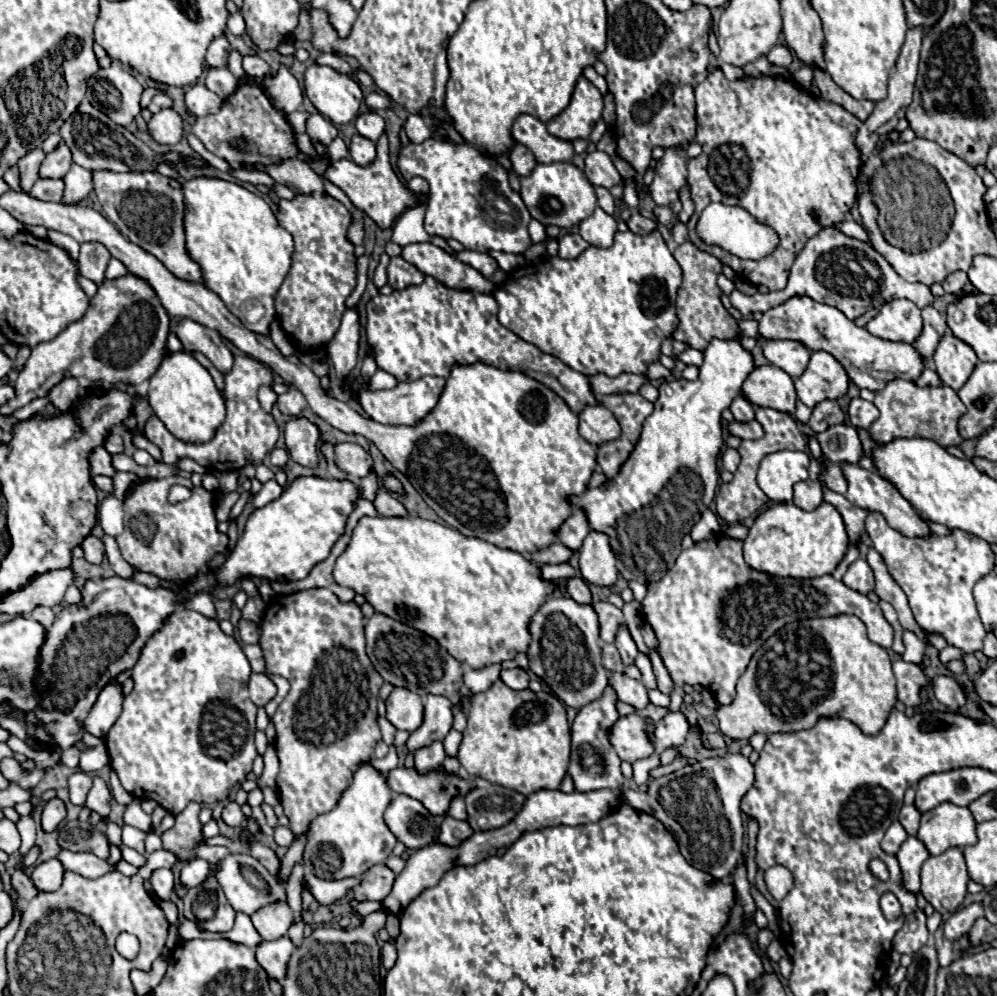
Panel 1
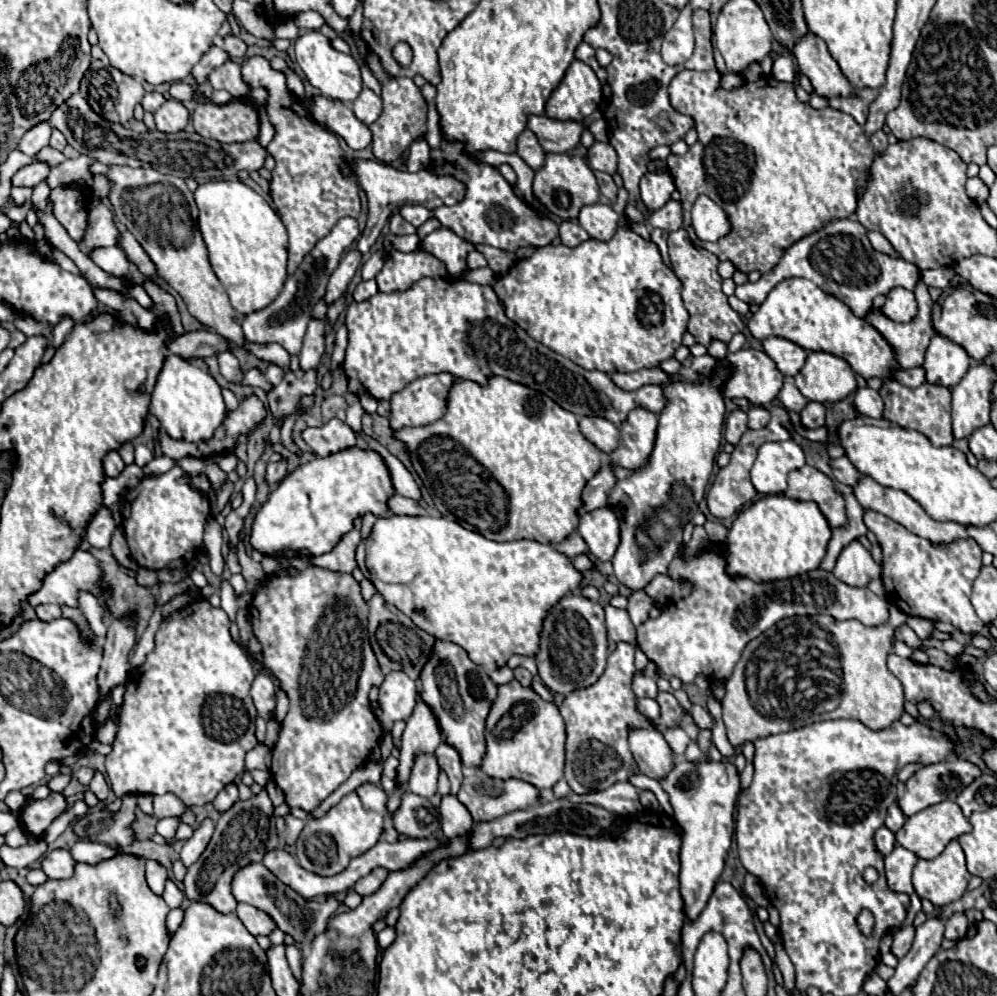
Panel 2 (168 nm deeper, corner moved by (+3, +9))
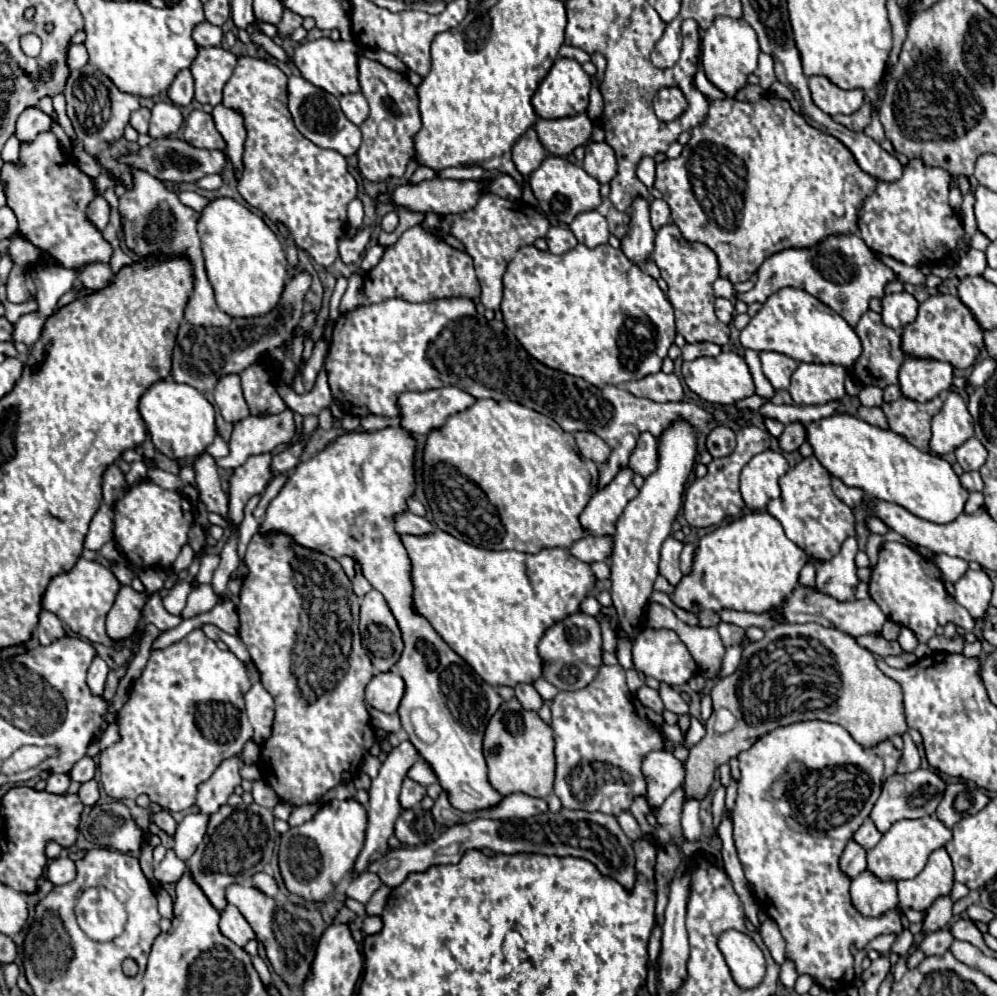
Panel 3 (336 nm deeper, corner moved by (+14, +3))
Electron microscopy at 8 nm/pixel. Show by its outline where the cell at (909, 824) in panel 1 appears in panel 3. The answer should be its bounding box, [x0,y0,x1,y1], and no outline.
[854,819,882,849]

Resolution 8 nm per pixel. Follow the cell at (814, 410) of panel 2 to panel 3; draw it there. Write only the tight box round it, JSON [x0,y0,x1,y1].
[778,421,806,451]

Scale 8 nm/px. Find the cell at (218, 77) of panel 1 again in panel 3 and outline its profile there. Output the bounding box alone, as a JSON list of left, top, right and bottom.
[192,49,236,105]

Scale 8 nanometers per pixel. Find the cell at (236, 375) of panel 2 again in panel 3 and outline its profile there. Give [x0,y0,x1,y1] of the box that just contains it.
[214,375,248,421]

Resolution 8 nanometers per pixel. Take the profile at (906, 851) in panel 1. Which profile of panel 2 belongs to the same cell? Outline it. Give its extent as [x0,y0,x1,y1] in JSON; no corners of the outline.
[885,847,917,893]

